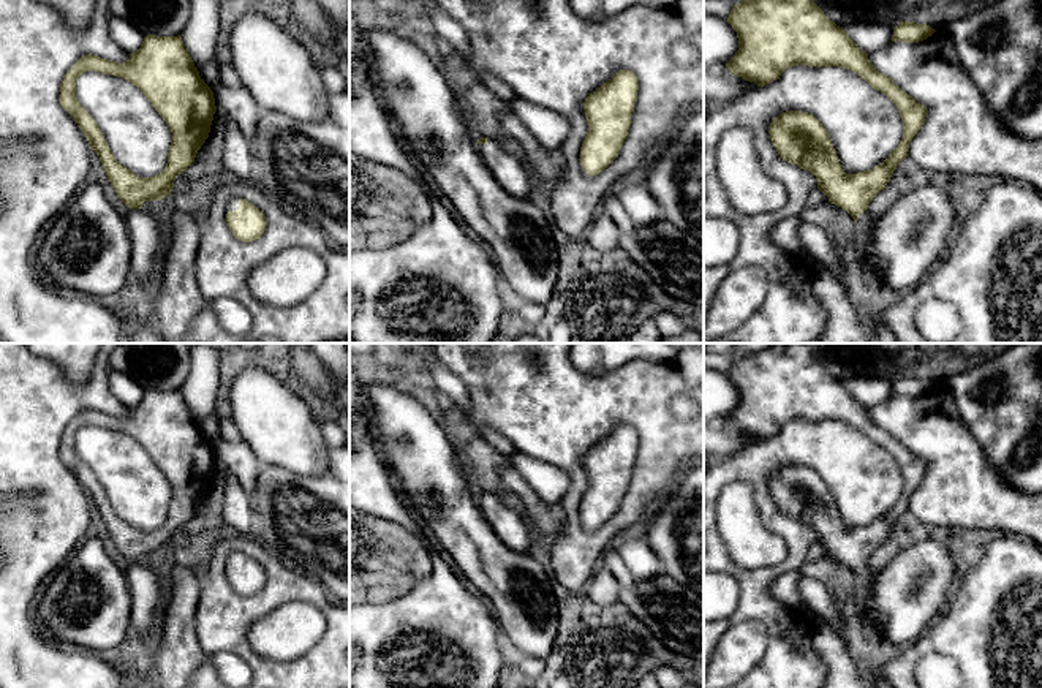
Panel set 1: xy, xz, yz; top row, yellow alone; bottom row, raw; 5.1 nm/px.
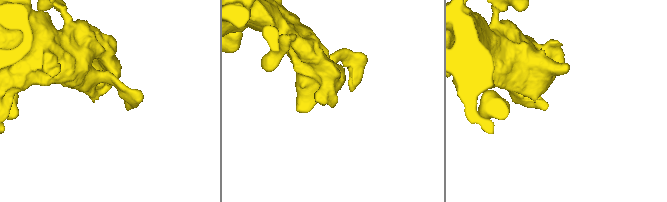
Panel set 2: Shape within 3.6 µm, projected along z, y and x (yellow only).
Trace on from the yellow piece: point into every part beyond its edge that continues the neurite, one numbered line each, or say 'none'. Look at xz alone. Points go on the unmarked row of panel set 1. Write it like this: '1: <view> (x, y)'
1: xz (663, 483)
2: xz (511, 525)

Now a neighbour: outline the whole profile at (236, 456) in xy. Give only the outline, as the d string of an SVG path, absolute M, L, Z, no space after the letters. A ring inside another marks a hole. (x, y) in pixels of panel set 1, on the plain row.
M220 438L213 448L213 452L215 460L225 465L237 478L247 492L251 506L251 492L262 462L244 440L228 441Z

